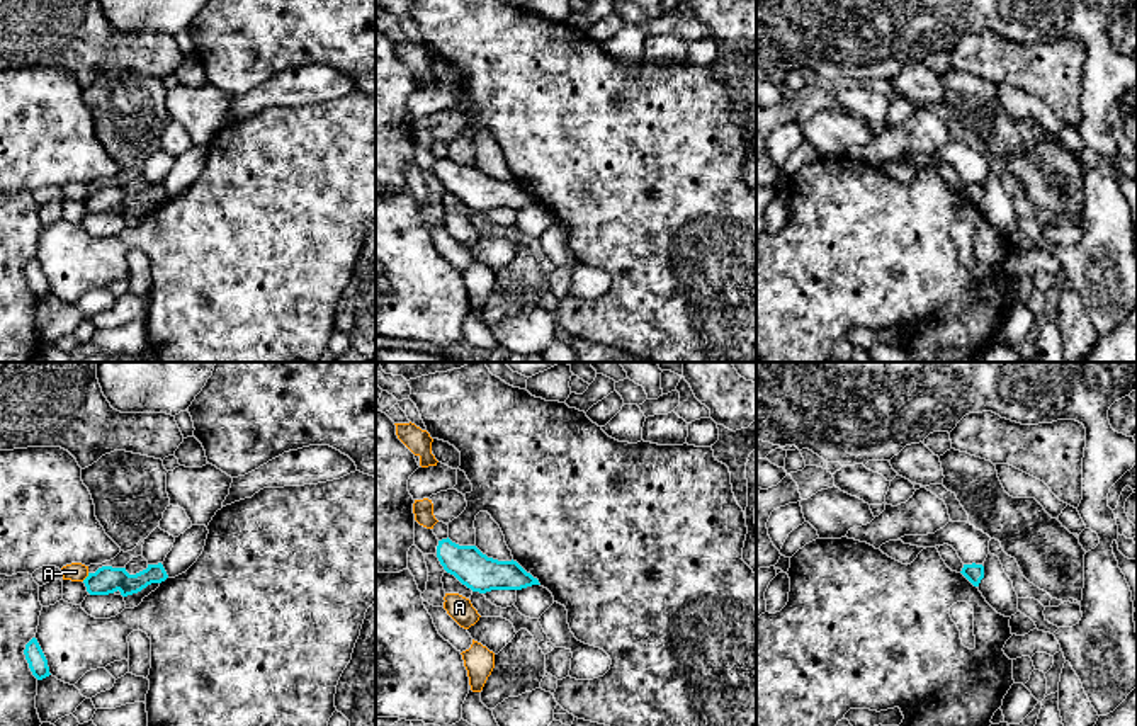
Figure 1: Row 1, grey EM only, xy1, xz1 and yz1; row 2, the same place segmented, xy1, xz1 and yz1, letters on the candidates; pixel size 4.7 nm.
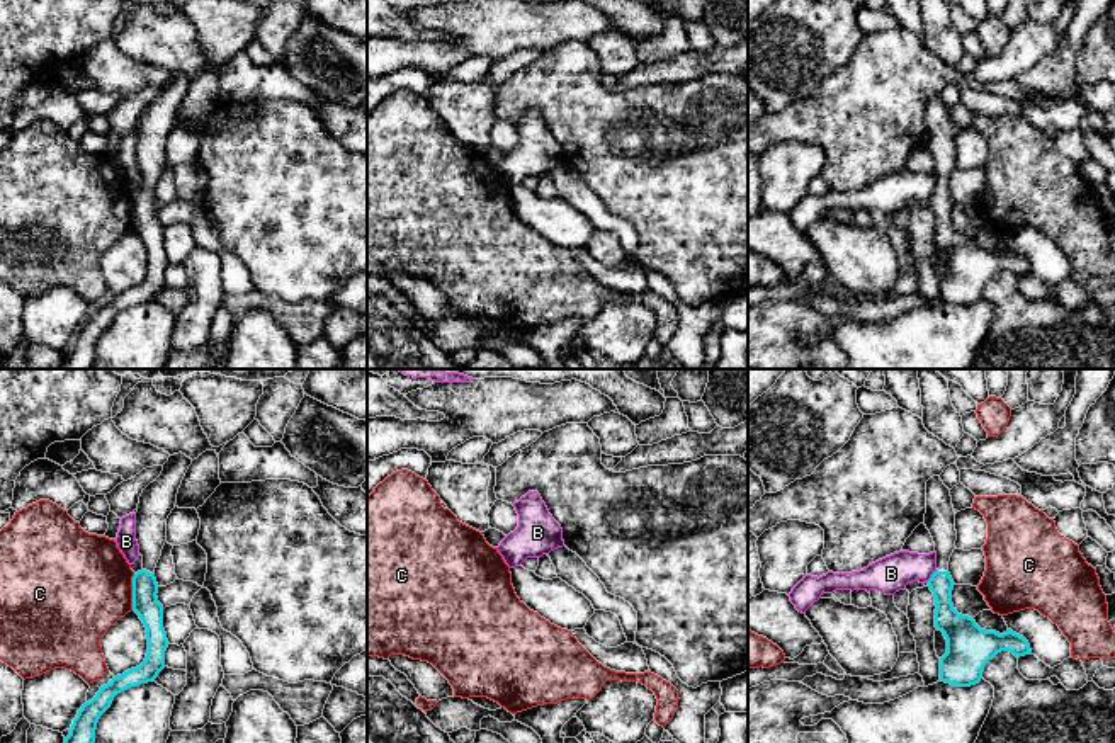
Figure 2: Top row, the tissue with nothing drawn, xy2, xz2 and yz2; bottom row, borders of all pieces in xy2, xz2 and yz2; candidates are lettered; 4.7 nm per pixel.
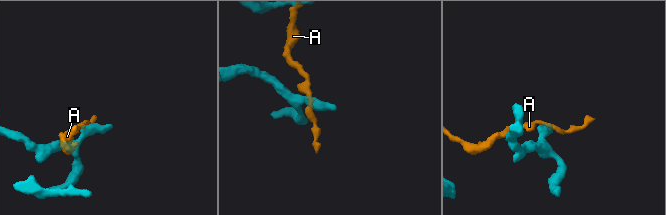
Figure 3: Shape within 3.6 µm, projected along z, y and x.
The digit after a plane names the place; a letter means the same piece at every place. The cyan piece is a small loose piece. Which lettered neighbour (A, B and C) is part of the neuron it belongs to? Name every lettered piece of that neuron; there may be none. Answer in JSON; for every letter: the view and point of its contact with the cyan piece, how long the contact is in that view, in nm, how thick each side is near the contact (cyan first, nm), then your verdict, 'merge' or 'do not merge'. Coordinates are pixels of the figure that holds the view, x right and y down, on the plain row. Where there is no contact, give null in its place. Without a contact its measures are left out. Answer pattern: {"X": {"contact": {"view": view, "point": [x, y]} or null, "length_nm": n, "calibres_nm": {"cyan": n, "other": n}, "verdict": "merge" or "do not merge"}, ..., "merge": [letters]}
{"A": {"contact": {"view": "xy1", "point": [87, 196]}, "length_nm": 50, "calibres_nm": {"cyan": 130, "other": 90}, "verdict": "do not merge"}, "B": {"contact": {"view": "yz2", "point": [932, 196]}, "length_nm": 80, "calibres_nm": {"cyan": 120, "other": 170}, "verdict": "do not merge"}, "C": {"contact": {"view": "xy2", "point": [133, 211]}, "length_nm": 180, "calibres_nm": {"cyan": 130, "other": 480}, "verdict": "do not merge"}, "merge": []}

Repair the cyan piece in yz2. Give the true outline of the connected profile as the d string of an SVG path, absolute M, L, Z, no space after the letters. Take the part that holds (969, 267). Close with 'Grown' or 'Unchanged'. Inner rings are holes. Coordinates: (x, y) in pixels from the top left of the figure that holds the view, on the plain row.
M933 95L926 100L926 133L925 141L930 150L935 172L937 172L937 190L928 199L928 206L935 216L935 247L943 252L947 258L947 272L940 277L940 299L955 306L971 306L981 301L984 286L1001 270L1010 270L1016 277L1032 274L1028 260L1008 248L999 253L996 250L981 248L974 236L962 235L954 228L952 209L954 199L948 192L948 180L955 168L957 150L955 150L955 129L952 124L950 109L943 104L940 95Z. Grown

